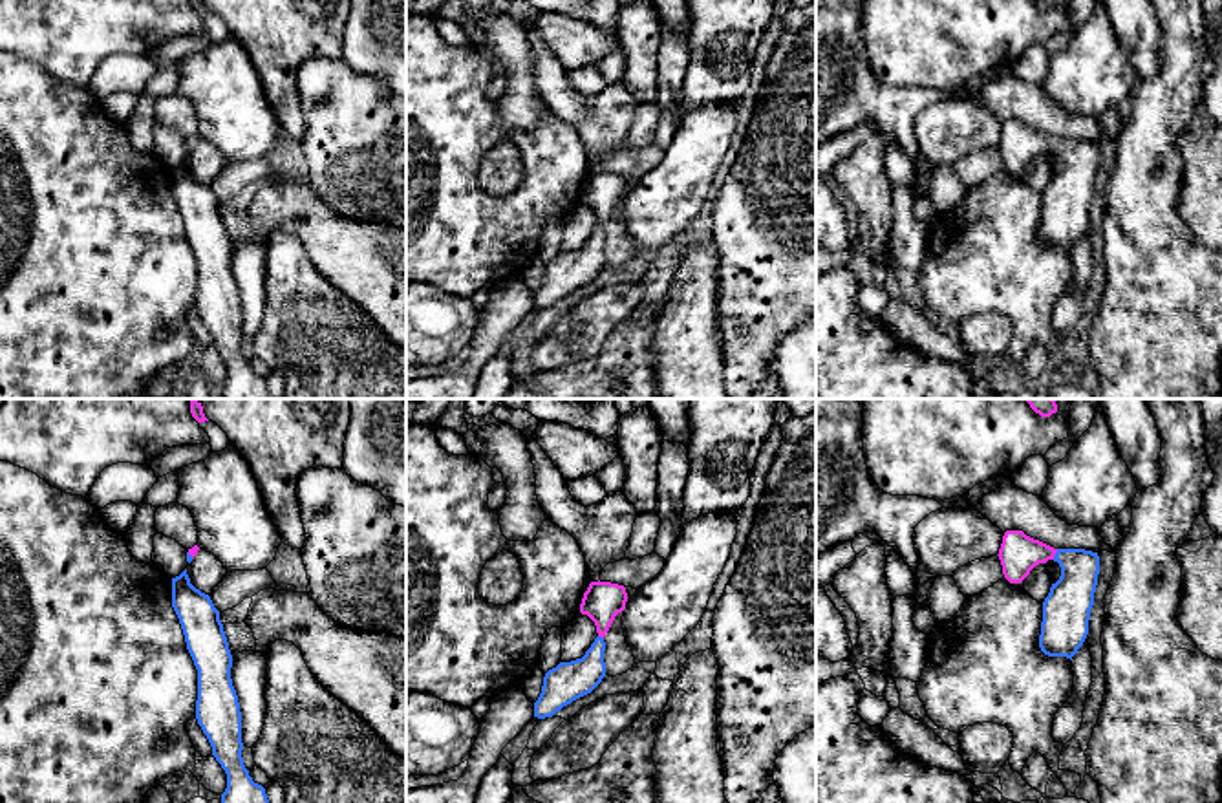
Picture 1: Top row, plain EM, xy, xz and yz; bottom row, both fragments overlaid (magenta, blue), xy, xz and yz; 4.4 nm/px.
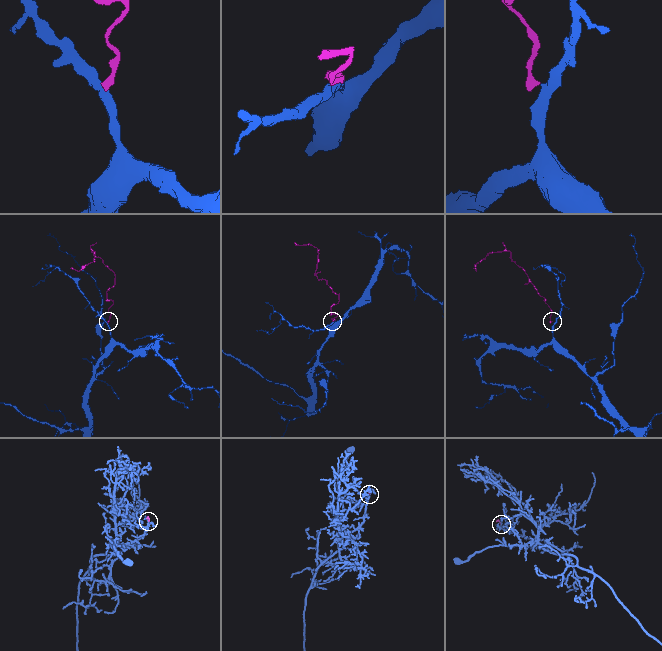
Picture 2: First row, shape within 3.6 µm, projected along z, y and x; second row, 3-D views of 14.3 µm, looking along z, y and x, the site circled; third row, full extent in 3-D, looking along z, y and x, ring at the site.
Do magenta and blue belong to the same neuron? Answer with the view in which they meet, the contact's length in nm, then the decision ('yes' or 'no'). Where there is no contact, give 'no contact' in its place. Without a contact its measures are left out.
contact in yz; length 50 nm; yes

